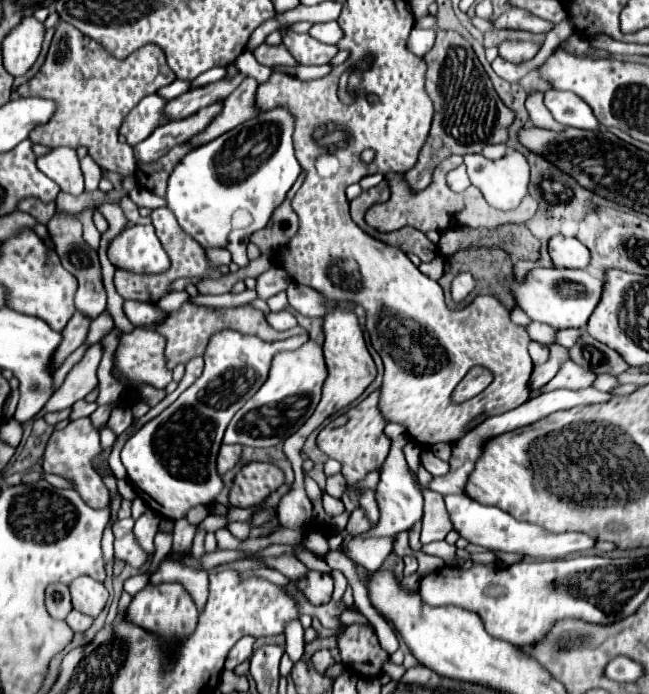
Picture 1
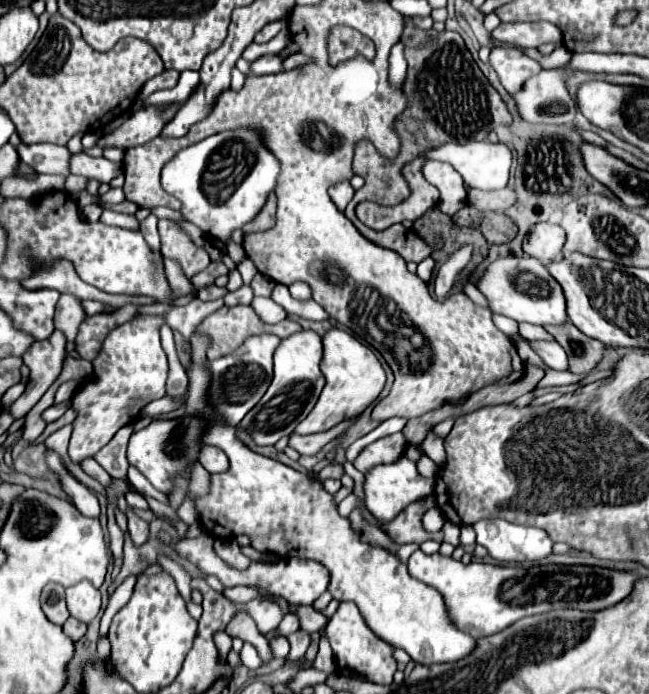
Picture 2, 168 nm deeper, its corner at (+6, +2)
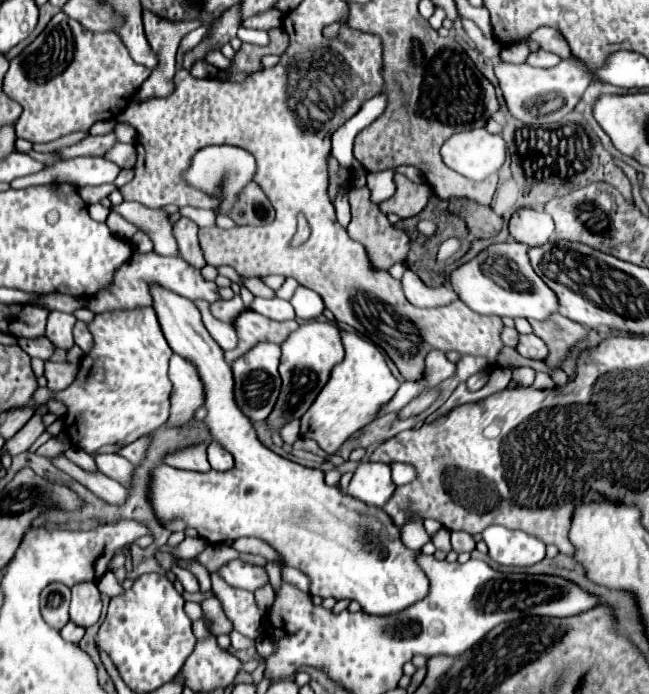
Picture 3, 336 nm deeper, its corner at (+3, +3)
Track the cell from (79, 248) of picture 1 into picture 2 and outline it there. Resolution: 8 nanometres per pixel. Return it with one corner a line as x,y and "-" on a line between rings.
61,295
55,311
55,329
65,333
67,341
73,341
79,329
79,323
85,319
85,311
81,307
81,299
73,295

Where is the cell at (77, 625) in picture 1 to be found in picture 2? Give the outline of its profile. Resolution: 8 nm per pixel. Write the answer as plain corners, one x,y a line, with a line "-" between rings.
69,617
69,619
65,621
65,625
63,625
63,631
65,631
65,635
71,637
73,641
79,641
79,639
85,635
87,625
81,623
81,621
77,621
77,619
73,619
73,617

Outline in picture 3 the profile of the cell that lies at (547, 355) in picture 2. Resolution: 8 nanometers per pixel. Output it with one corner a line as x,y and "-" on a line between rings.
528,334
528,336
520,336
520,344
518,344
518,354
522,354
524,358
534,358
534,360
544,360
550,350
546,346
546,342
542,338
538,338
536,334

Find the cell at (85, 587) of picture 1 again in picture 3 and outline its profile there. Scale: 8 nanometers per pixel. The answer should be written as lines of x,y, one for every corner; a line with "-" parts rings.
80,582
72,586
72,602
70,602
70,620
74,624
82,624
84,628
96,624
100,620
102,600
98,586
94,582

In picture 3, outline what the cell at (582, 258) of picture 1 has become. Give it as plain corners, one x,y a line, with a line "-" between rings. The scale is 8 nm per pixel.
520,208
508,222
510,234
516,242
522,242
530,248
544,246
554,236
554,220
546,212
538,212
532,208

